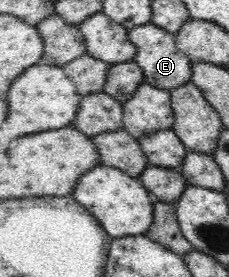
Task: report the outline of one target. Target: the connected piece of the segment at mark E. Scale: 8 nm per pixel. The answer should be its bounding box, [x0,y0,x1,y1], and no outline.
[128,23,192,92]

